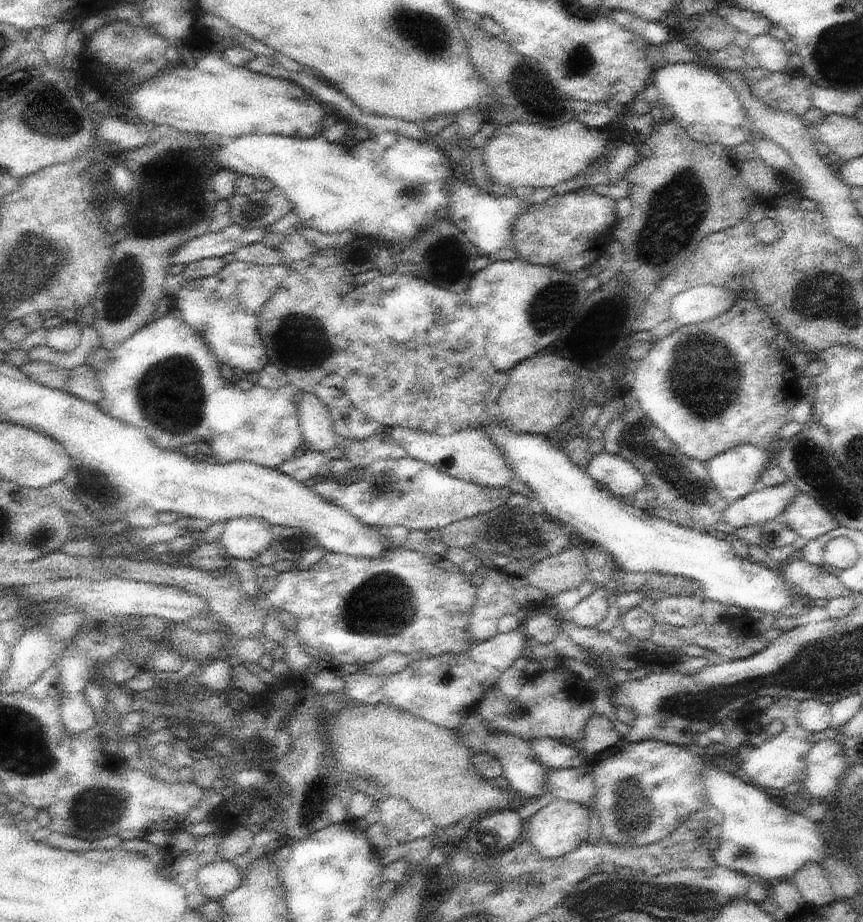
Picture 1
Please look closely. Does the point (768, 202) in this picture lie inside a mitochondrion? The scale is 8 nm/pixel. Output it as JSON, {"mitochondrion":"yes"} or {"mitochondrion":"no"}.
{"mitochondrion":"no"}

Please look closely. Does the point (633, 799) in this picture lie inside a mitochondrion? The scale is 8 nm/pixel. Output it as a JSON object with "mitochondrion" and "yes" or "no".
{"mitochondrion":"yes"}

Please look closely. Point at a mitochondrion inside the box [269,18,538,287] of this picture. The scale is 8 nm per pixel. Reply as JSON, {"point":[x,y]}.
{"point":[416,190]}

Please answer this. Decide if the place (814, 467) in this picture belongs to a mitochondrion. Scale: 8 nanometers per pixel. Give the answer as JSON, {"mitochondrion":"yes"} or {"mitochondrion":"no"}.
{"mitochondrion":"yes"}

